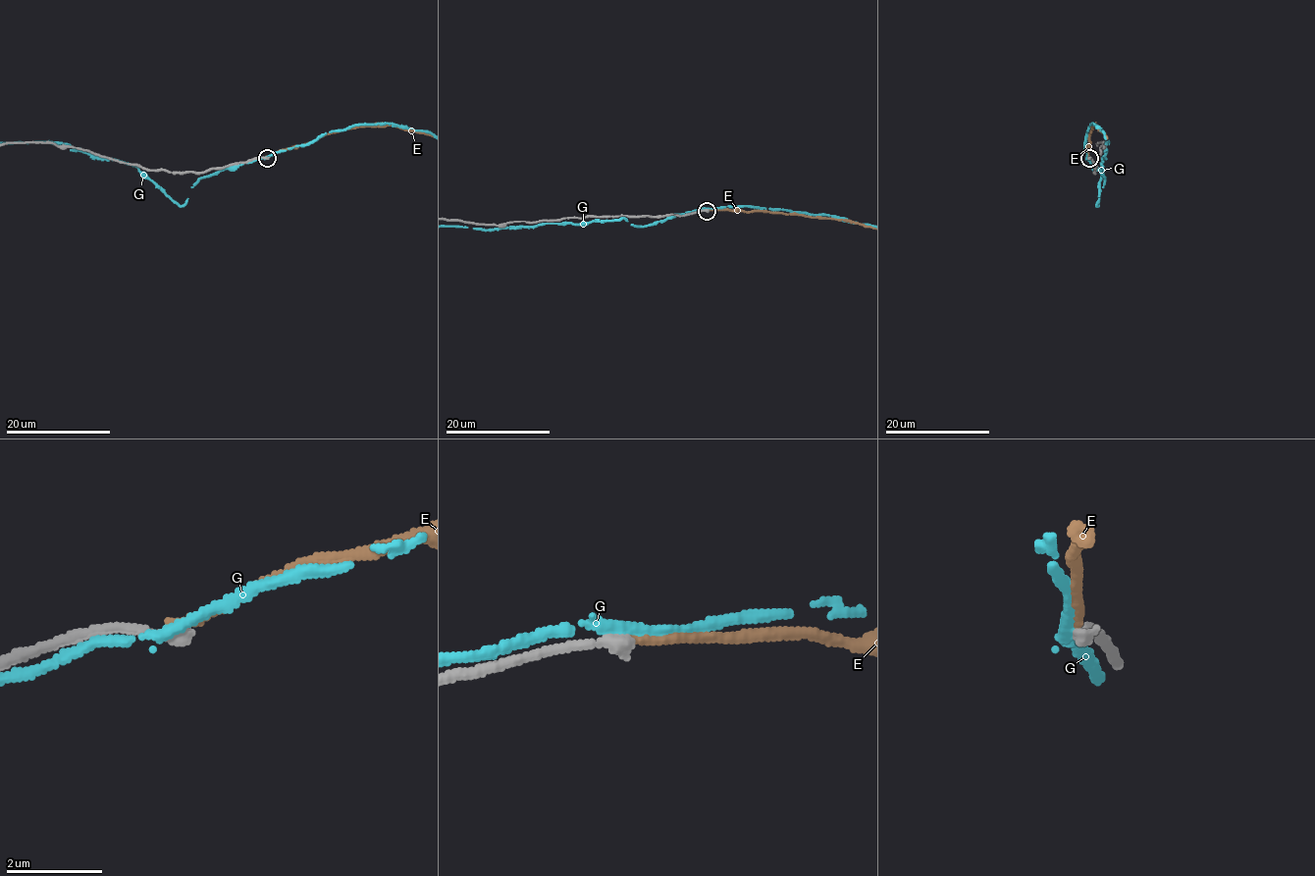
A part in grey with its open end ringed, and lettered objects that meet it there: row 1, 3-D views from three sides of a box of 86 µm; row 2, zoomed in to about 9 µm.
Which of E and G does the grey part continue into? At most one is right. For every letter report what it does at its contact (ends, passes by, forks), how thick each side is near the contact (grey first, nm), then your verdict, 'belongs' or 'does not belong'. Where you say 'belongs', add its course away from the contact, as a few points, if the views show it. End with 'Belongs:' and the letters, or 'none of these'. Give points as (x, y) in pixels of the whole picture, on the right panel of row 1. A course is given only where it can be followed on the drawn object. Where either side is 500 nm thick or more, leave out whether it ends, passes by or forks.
E: it ends | 280/200 nm | does not belong
G: it passes by | 320/200 nm | does not belong
Belongs: none of these

